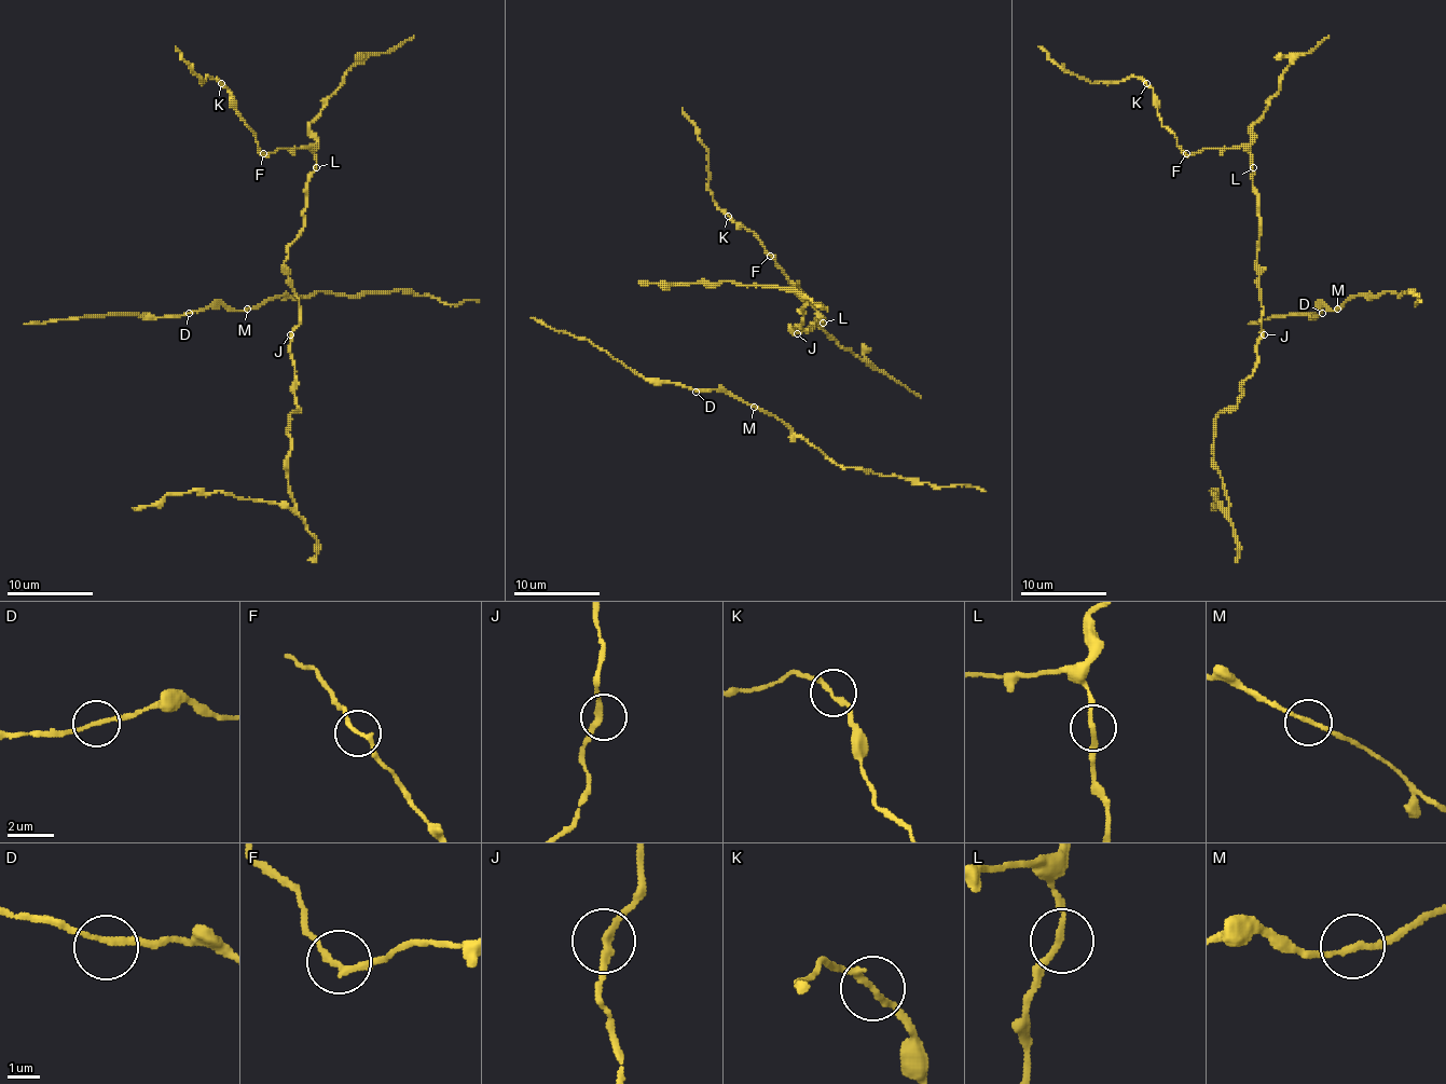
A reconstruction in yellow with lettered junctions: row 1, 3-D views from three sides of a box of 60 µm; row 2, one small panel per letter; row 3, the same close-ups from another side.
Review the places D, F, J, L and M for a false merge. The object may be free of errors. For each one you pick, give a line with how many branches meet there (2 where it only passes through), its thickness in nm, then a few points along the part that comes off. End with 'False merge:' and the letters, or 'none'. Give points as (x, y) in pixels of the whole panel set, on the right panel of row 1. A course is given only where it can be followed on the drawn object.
False merge: none

